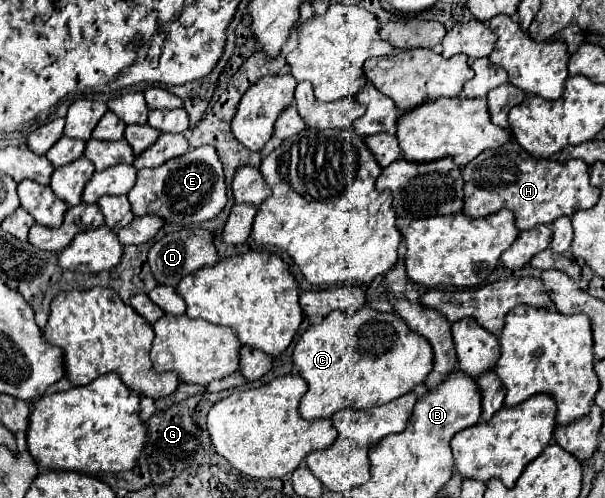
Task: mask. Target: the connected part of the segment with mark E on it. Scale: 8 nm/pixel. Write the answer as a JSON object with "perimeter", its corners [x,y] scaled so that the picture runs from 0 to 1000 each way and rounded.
{"perimeter":[[[326,295],[299,315],[269,327],[260,339],[230,339],[226,367],[210,388],[210,396],[226,436],[253,428],[269,436],[276,448],[336,448],[359,436],[375,408],[369,335],[352,295]]]}

